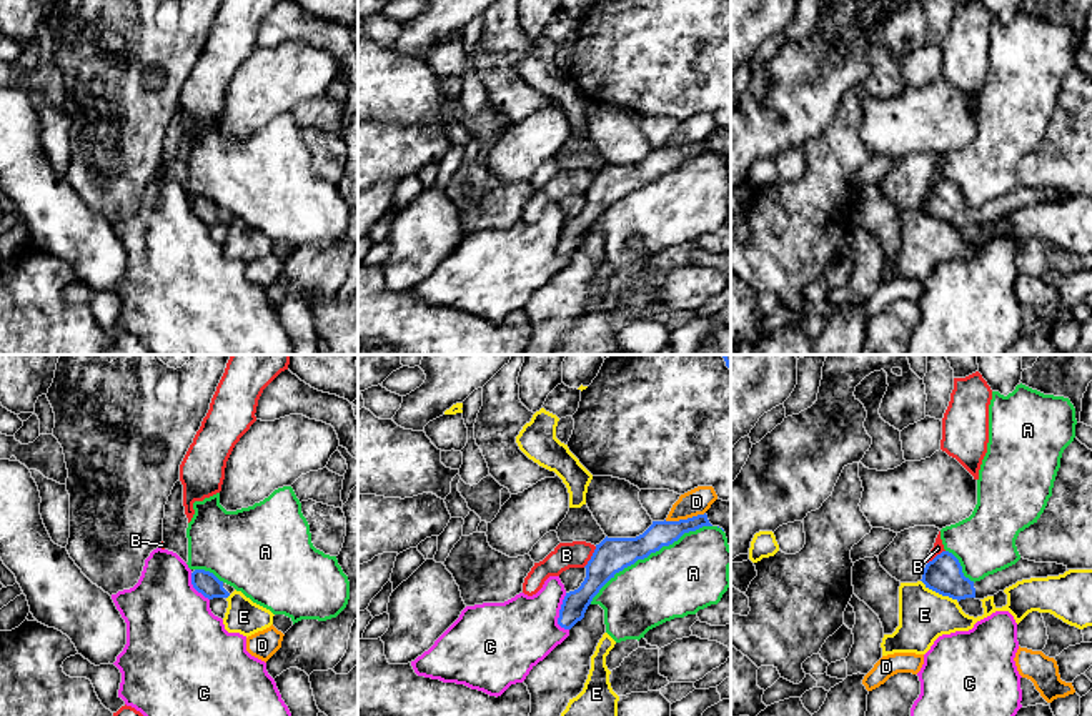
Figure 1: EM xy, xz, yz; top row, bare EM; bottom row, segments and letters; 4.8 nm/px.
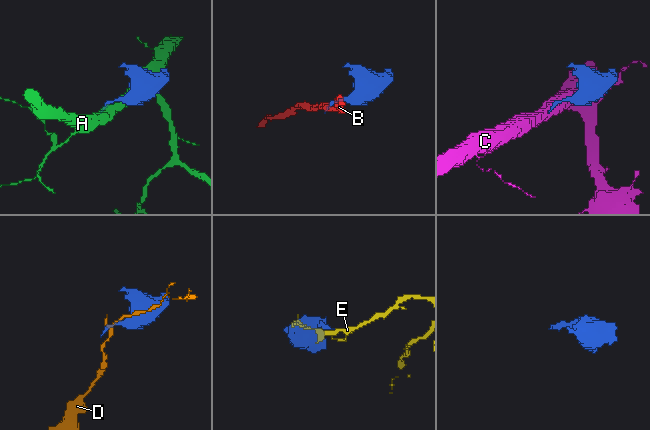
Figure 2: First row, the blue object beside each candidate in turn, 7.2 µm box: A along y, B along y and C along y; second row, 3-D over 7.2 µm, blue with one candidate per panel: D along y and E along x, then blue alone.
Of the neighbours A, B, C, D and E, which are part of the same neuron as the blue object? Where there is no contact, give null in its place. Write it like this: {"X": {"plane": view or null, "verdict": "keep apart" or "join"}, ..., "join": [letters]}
{"A": {"plane": "xz", "verdict": "keep apart"}, "B": {"plane": "xz", "verdict": "keep apart"}, "C": {"plane": "xz", "verdict": "keep apart"}, "D": {"plane": "xz", "verdict": "keep apart"}, "E": {"plane": "yz", "verdict": "keep apart"}, "join": []}

